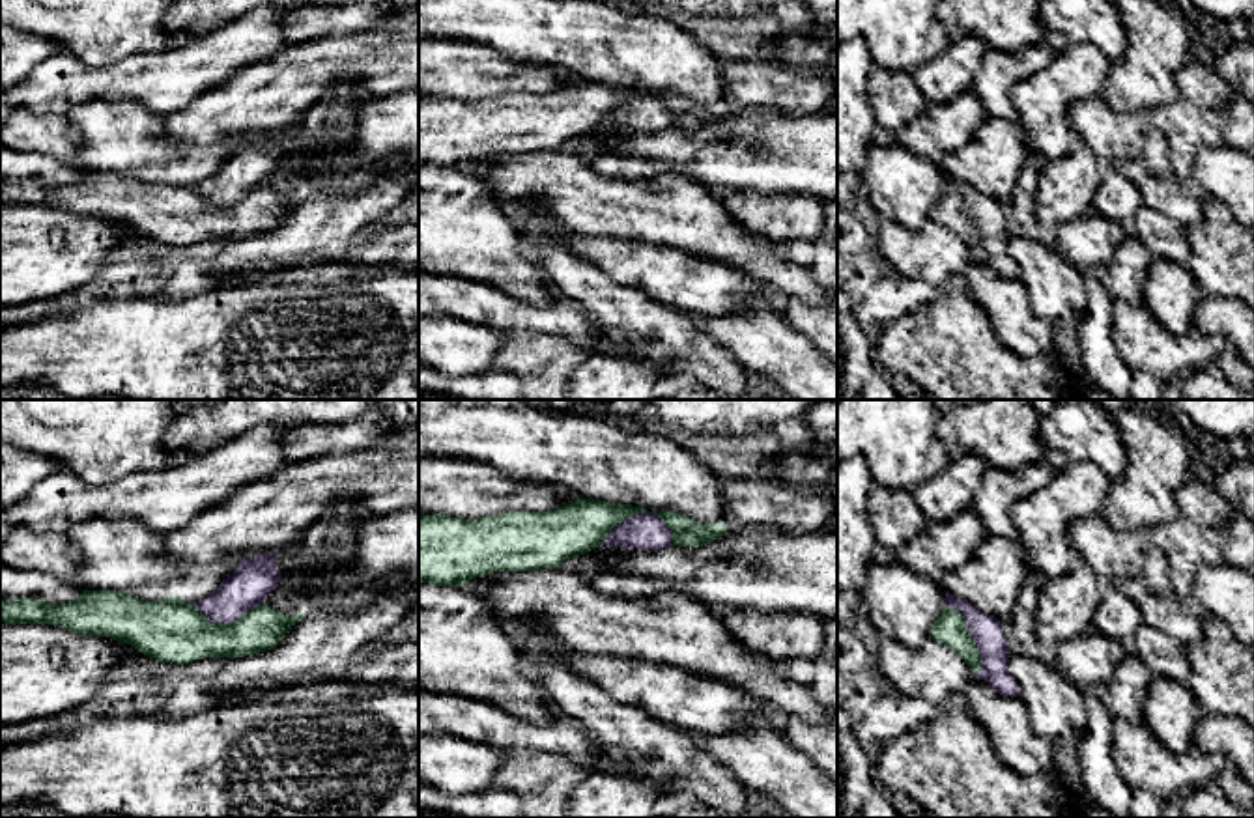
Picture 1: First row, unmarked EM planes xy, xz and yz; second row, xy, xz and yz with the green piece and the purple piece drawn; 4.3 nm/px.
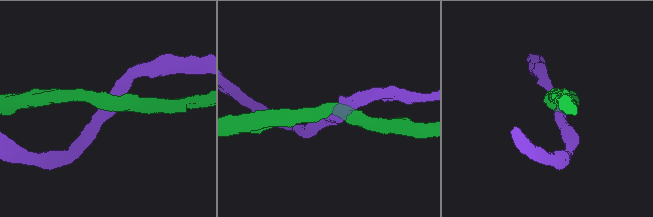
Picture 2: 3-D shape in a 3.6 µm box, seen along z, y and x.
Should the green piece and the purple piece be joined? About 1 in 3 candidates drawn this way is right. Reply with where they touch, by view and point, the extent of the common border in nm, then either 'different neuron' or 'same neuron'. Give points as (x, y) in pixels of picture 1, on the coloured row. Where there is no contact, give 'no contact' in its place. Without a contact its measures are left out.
contact xz (638, 512); length 300 nm; different neuron

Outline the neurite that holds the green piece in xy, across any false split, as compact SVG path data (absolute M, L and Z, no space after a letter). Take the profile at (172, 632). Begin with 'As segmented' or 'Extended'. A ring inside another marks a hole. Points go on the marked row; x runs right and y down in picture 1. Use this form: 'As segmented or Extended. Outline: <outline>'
As segmented. Outline: M84 590L77 601L0 599L4 624L52 624L73 633L110 637L174 665L202 657L245 657L275 648L305 613L284 614L258 605L237 622L211 624L194 605L168 596L144 601L116 590Z

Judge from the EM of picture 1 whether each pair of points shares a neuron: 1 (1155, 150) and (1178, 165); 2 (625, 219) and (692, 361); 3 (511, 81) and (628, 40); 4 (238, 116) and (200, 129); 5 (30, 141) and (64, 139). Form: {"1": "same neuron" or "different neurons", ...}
{"1": "different neurons", "2": "different neurons", "3": "different neurons", "4": "same neuron", "5": "same neuron"}

